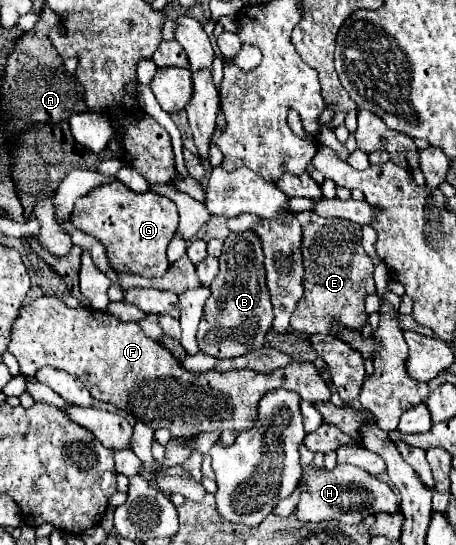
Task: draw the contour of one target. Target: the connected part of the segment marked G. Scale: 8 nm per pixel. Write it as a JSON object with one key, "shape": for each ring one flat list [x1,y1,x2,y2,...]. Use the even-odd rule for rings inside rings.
{"shape":[[112,180,76,200,70,222,94,236,106,248,106,256,116,274,138,274,144,278,160,278,168,272,170,262,166,248,178,228,176,204,154,192,134,192,120,180]]}

